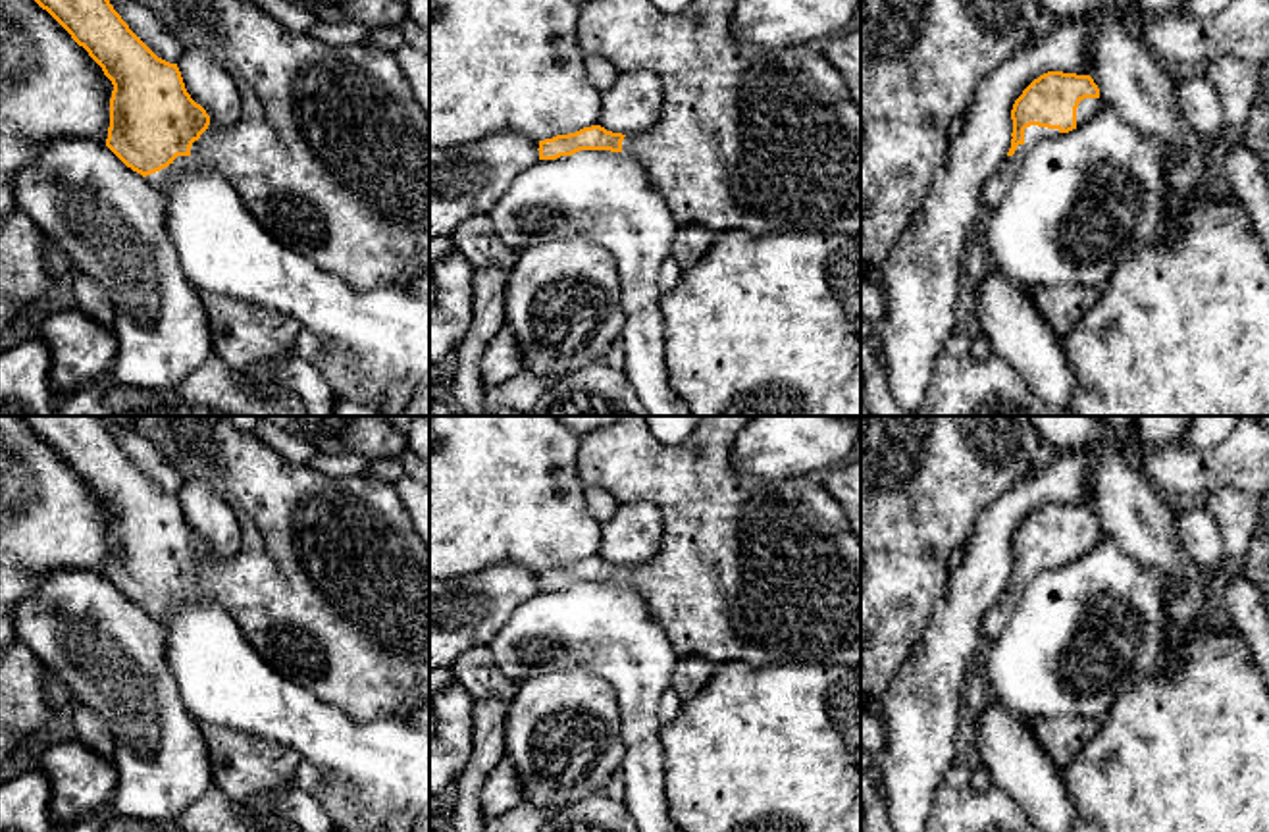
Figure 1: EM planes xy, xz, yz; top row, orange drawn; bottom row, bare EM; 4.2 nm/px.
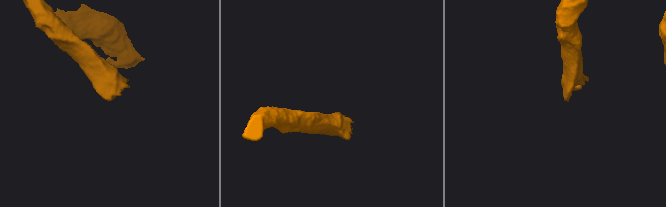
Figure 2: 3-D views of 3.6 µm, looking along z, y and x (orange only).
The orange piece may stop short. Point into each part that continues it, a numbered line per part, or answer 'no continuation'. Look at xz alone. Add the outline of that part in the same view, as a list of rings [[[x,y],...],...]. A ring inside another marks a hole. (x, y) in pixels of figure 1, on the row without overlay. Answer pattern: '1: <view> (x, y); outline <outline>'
1: xz (767, 572); outline [[[620,416],[614,424],[580,435],[578,476],[583,485],[607,489],[620,505],[637,501],[653,503],[662,514],[662,539],[655,557],[647,562],[635,562],[624,568],[622,584],[635,589],[653,618],[666,632],[678,657],[701,655],[714,664],[745,663],[751,666],[786,666],[793,663],[816,663],[838,666],[861,666],[861,541],[855,537],[851,524],[840,503],[822,487],[822,483],[801,478],[764,480],[743,476],[732,462],[734,439],[757,416],[703,416],[693,435],[680,445],[660,443],[645,416]]]

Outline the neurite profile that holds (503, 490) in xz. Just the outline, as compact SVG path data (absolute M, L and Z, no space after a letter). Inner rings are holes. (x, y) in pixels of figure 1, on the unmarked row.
M429 416L429 582L493 564L545 572L597 557L603 522L585 505L578 445L580 435L557 416Z

